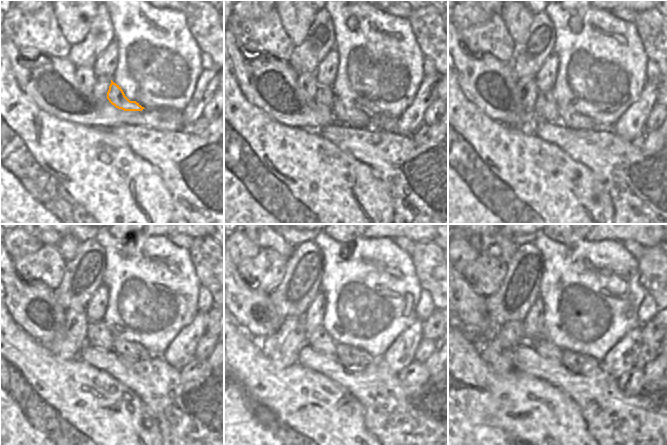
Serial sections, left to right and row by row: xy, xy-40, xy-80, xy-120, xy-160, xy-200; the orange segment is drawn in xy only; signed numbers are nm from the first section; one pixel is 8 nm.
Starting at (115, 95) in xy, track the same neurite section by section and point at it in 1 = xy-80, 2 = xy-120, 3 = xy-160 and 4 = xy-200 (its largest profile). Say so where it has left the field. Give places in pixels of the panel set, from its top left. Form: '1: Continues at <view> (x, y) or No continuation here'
1: Continues at xy-80 (567, 117)
2: Continues at xy-120 (131, 352)
3: Continues at xy-160 (353, 359)
4: Continues at xy-200 (577, 363).

